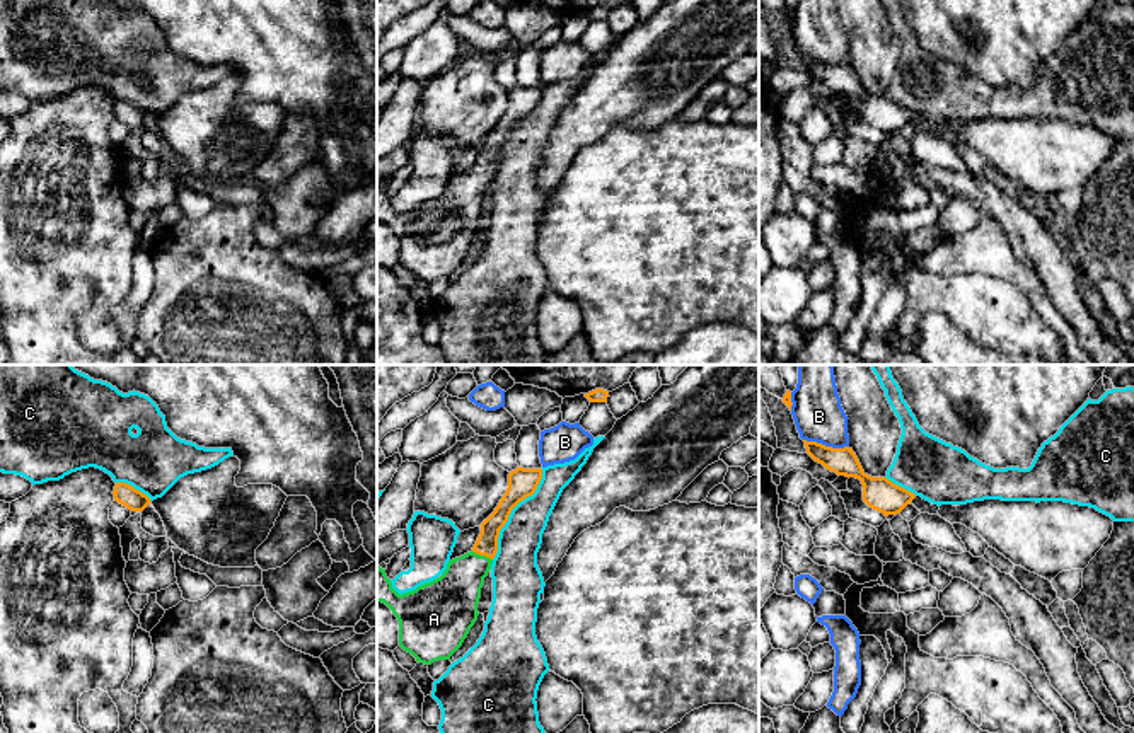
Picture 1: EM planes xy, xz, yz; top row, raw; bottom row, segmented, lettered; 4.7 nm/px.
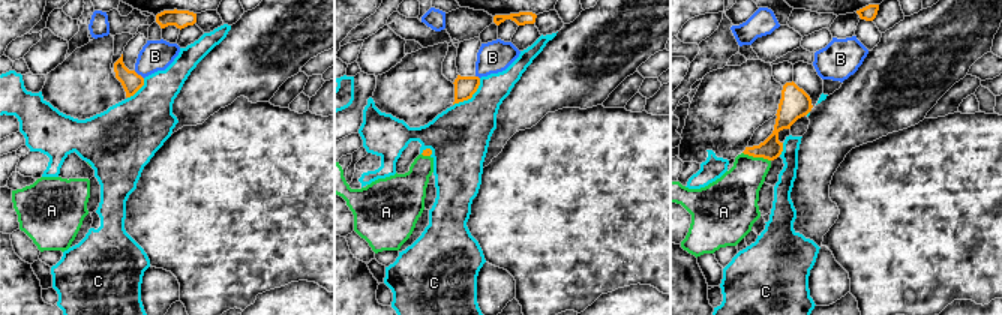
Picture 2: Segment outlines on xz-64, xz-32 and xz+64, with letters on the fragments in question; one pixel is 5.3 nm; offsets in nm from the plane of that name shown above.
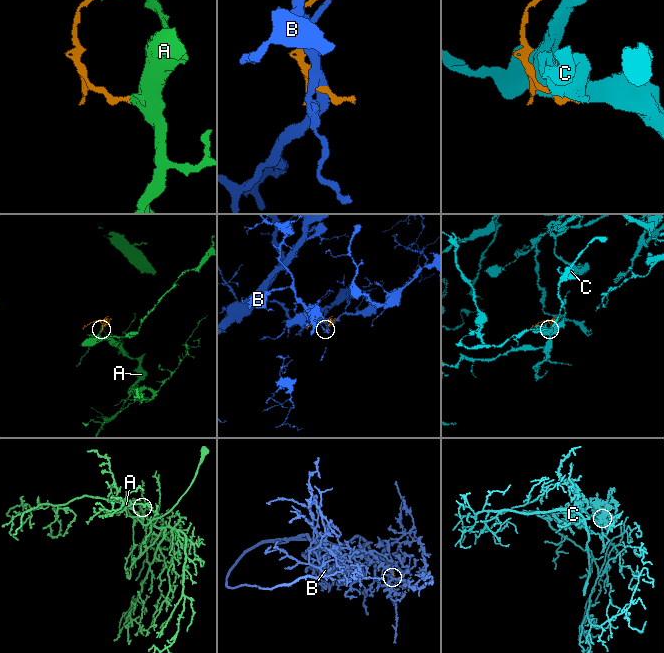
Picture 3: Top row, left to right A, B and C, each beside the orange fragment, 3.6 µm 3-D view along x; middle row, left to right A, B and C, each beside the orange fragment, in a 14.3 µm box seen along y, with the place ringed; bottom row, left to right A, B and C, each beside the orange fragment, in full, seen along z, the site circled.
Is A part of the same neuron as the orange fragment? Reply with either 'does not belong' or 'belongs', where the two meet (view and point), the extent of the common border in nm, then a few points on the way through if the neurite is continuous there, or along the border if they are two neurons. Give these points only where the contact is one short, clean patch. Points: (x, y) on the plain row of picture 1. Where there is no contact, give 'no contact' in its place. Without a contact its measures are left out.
belongs; contact xz (481, 173); length 110 nm; way xz (486, 162), (481, 173), (466, 191), (452, 217)

